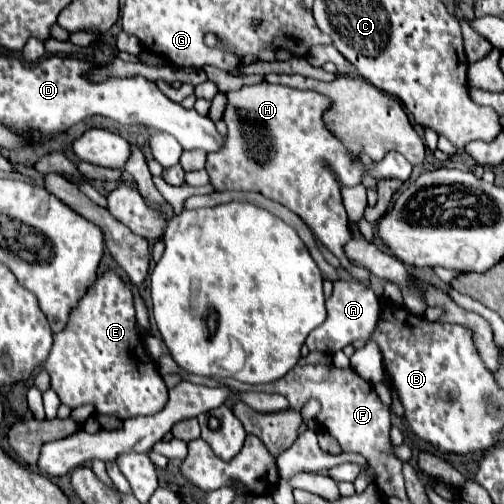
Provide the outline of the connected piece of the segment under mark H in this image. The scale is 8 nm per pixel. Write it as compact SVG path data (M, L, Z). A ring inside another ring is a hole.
M262 81L256 85L244 85L240 91L228 91L226 99L224 123L228 135L224 147L218 153L210 153L206 161L206 171L214 191L262 193L266 199L294 211L310 227L316 239L340 259L340 263L350 263L344 245L352 239L352 233L342 205L340 187L358 185L366 175L376 181L408 181L412 173L410 163L398 153L388 153L382 161L370 165L356 163L356 155L344 147L322 119L332 101L316 91L300 91ZM256 131L272 143L266 163L256 163L248 147L248 139L254 139Z

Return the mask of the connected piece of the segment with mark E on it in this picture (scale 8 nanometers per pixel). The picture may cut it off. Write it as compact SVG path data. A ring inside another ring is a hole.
M108 271L96 279L88 295L80 301L62 333L54 335L54 345L44 369L52 379L52 389L60 401L72 409L92 403L96 413L116 415L122 421L136 415L160 411L168 401L168 389L158 375L156 363L144 351L136 333L132 285Z

